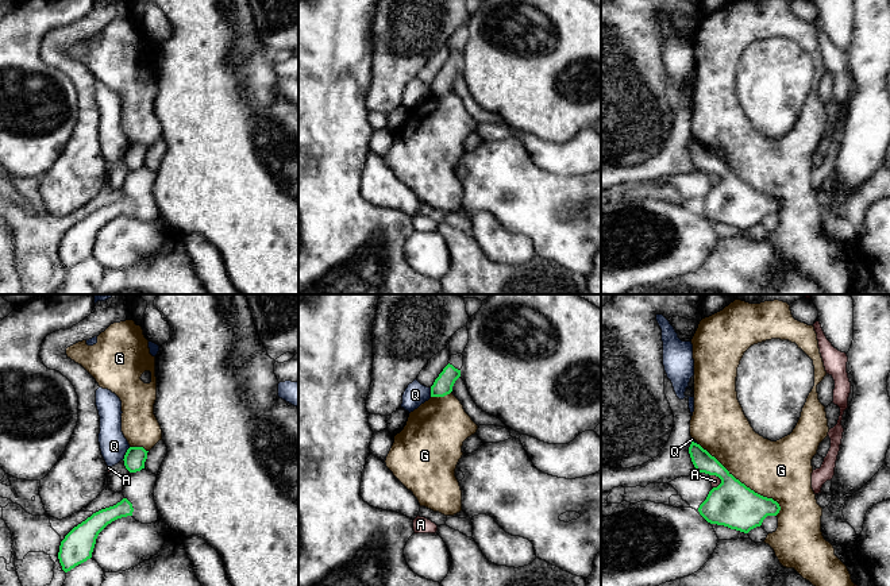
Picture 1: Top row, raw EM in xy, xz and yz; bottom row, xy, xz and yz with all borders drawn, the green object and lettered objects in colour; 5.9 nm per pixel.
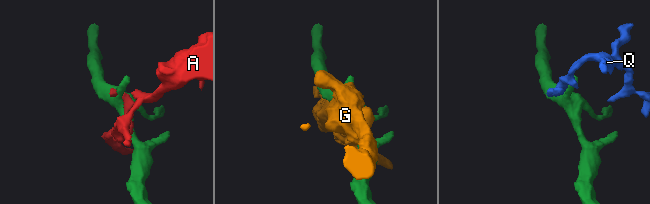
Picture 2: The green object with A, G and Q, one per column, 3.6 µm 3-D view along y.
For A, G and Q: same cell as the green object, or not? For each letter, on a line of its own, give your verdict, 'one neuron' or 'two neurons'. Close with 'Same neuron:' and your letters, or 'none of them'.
A: two neurons
G: two neurons
Q: two neurons
Same neuron: none of them

